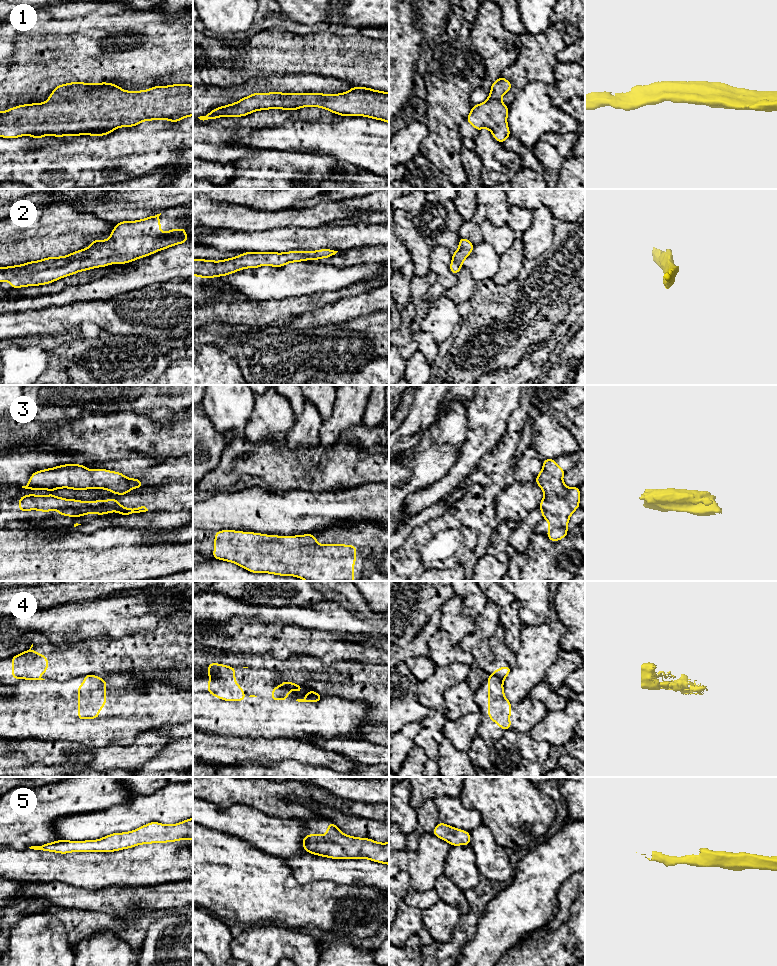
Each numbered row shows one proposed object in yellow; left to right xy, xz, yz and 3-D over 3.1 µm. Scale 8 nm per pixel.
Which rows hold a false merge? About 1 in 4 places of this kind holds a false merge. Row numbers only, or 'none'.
4

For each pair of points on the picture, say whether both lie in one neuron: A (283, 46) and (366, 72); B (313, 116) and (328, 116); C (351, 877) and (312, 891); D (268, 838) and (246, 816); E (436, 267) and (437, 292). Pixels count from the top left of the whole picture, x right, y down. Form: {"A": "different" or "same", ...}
{"A": "same", "B": "same", "C": "different", "D": "same", "E": "same"}

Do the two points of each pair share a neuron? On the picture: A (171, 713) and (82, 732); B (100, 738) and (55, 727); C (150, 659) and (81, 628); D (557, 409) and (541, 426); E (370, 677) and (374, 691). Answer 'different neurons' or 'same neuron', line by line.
A: same neuron
B: same neuron
C: different neurons
D: different neurons
E: different neurons

